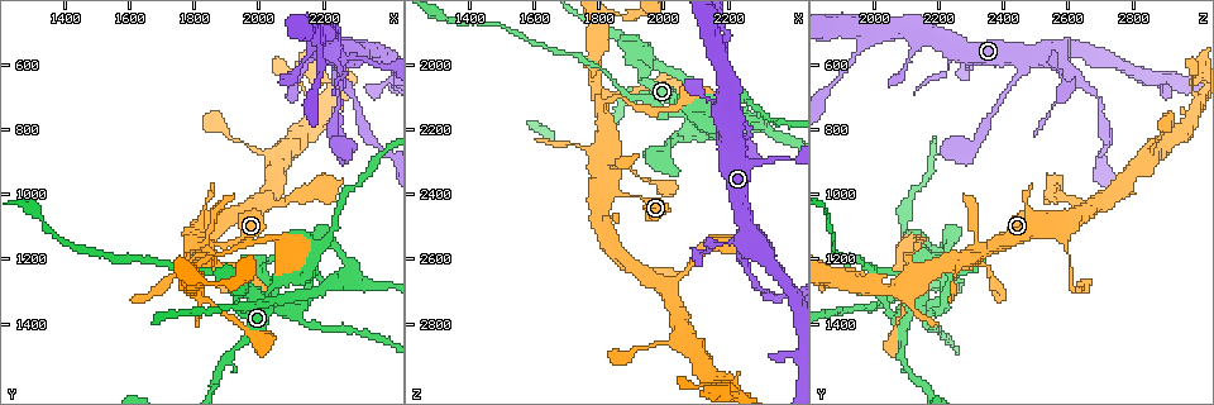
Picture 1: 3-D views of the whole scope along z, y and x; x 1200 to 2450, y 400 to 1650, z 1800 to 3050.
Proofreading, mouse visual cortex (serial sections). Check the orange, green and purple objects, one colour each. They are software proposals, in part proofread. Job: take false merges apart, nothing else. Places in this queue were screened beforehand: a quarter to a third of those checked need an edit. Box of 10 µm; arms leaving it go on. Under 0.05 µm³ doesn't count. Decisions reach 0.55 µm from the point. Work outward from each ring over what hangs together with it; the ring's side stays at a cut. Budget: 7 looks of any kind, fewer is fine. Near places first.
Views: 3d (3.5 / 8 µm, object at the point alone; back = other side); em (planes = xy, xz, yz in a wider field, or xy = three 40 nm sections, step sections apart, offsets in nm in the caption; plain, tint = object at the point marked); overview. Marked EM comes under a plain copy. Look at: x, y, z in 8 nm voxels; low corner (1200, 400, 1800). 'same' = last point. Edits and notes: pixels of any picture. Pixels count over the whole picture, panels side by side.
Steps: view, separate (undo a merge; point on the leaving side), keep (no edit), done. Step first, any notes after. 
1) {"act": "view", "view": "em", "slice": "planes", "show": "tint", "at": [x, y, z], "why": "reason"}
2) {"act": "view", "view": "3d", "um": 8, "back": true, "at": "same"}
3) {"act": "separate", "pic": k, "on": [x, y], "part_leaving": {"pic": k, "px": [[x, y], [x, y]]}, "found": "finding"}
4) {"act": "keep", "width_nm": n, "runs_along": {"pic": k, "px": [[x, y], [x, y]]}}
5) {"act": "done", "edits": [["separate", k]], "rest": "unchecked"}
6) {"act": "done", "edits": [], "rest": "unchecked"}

{"act": "view", "view": "3d", "um": 3.5, "back": true, "at": [2120, 1350, 2180], "why": "four or more arms meet"}

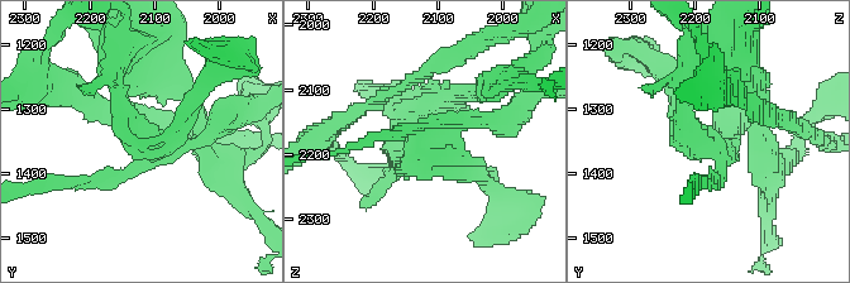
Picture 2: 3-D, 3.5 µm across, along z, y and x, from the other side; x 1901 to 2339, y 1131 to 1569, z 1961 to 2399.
{"act": "view", "view": "em", "slice": "xy", "step": 5, "show": "tint", "at": [2105, 1350, 2180], "arms": 4, "arm_widths_nm": [150, 150, 150, 200]}

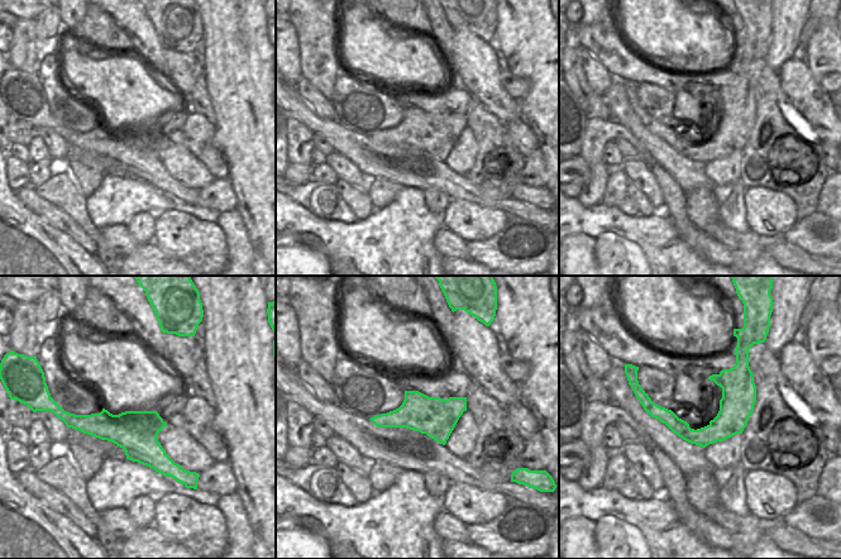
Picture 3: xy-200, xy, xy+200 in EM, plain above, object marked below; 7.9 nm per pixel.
{"act": "view", "view": "em", "slice": "xy", "step": 2, "show": "tint", "at": "same", "why": "cut it another way"}

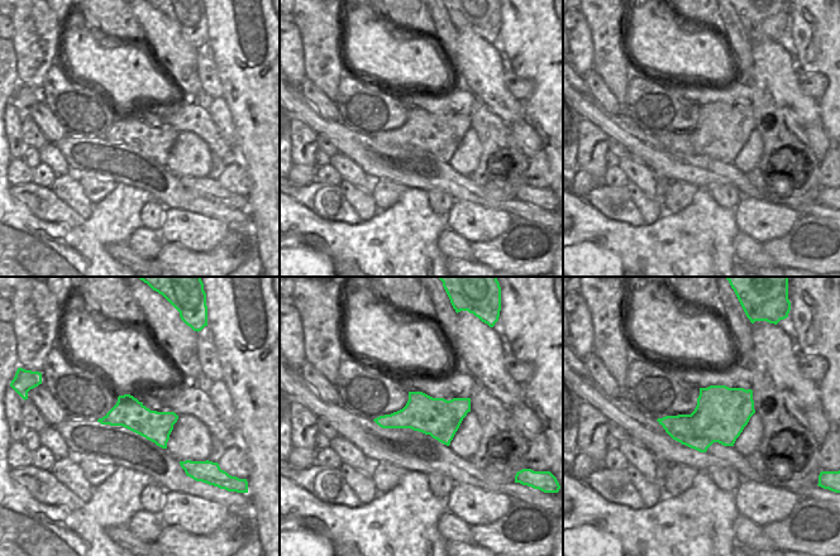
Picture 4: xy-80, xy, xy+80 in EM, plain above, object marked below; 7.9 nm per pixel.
{"act": "separate", "pic": 2, "on": [722, 114], "part_leaving": {"pic": 2, "px": [[450, 130], [506, 120], [540, 94]]}, "found": "a second cell is stuck on"}

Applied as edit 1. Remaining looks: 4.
{"act": "view", "view": "3d", "um": 3.5, "at": [2250, 660, 2430], "why": "sharp bend"}

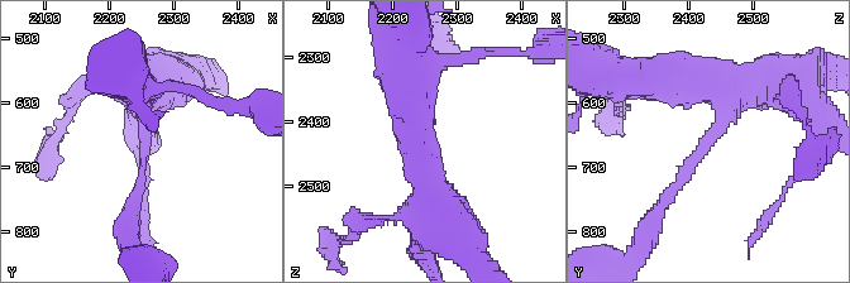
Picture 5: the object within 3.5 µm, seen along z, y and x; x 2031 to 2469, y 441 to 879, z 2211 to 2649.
{"act": "view", "view": "em", "slice": "xy", "step": 5, "show": "tint", "at": [2250, 655, 2430], "arm_widths_nm": [100, 450], "why": "now the EM"}

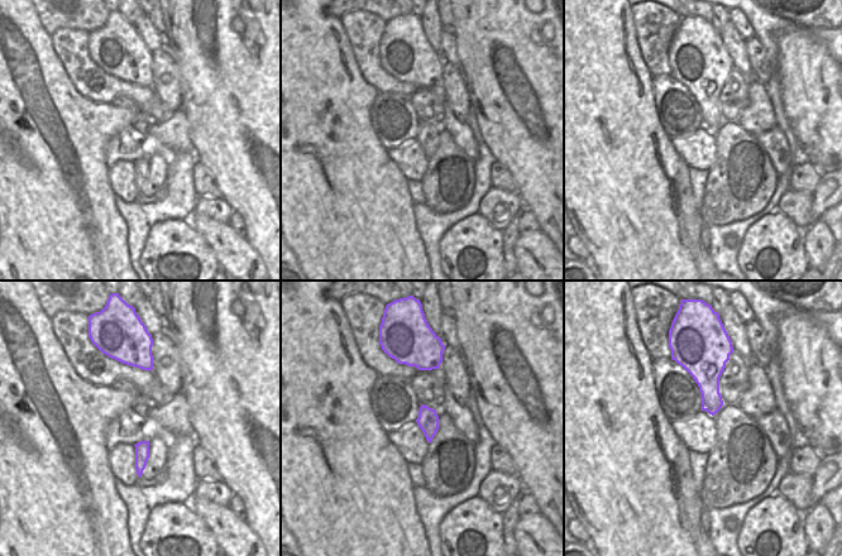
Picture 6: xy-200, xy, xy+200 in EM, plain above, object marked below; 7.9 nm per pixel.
{"act": "view", "view": "em", "slice": "xy", "step": 2, "show": "tint", "at": "same", "why": "another direction"}

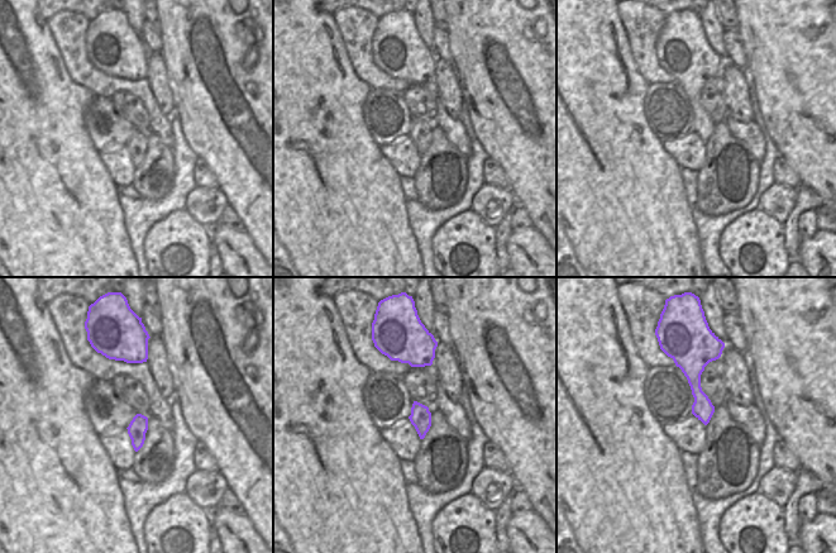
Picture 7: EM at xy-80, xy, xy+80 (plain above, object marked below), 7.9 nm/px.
{"act": "keep", "width_nm": 170, "runs_along": {"pic": 7, "px": [[693, 353], [693, 380], [706, 419]]}, "found": "all the same cell"}

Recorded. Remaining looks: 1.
{"act": "done", "edits": [["separate", 2]], "rest": "unchecked"}

